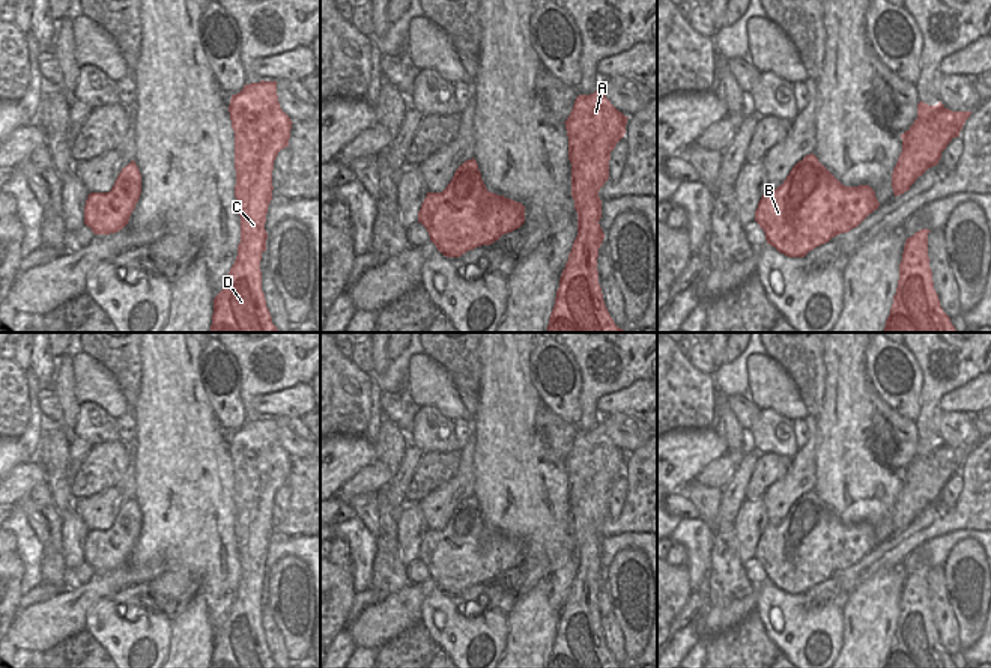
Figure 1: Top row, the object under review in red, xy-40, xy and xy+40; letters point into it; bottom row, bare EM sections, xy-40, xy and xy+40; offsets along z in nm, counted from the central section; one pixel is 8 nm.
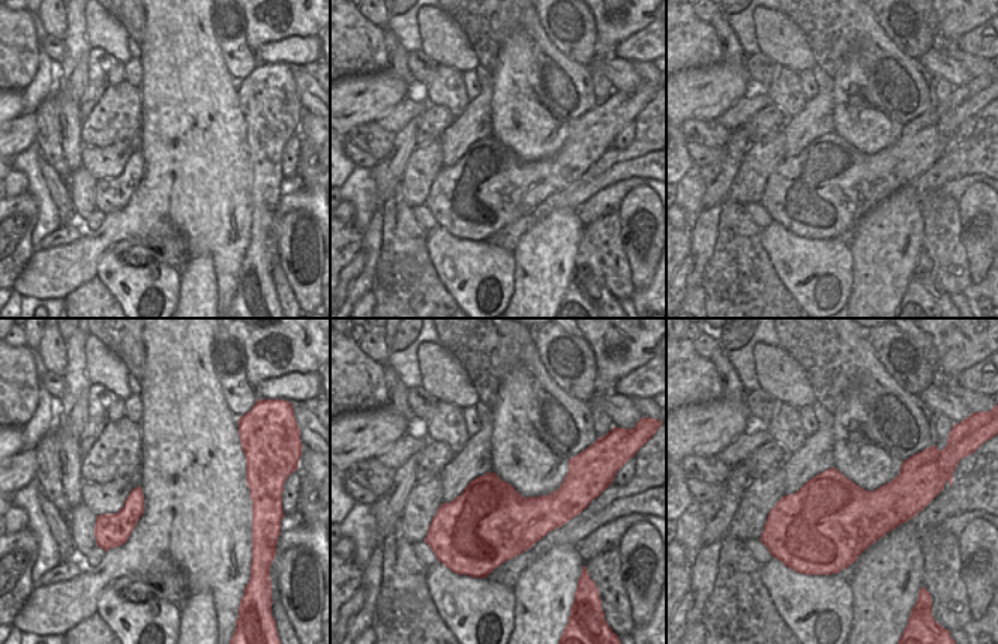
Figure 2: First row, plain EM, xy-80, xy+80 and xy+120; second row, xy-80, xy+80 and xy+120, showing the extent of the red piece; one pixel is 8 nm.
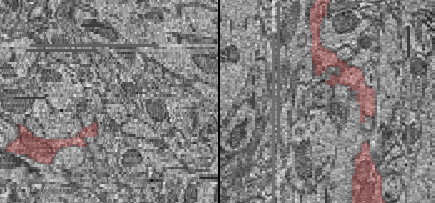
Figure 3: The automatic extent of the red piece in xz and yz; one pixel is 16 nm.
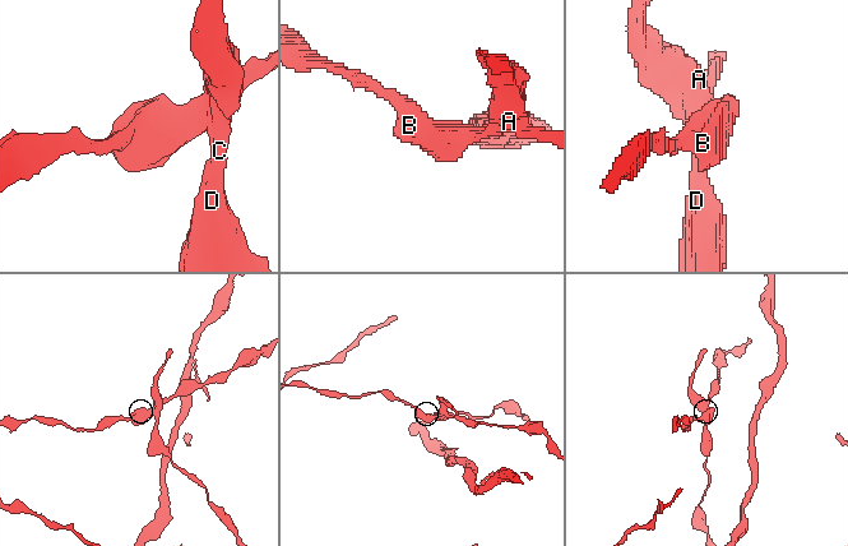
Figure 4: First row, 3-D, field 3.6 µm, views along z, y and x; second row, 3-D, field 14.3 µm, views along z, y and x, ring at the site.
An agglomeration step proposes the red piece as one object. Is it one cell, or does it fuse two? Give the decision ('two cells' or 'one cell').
two cells

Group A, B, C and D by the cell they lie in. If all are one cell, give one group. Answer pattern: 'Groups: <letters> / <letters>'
Groups: A C D / B.

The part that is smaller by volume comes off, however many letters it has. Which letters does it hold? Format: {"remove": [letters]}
{"remove": ["A", "C", "D"]}

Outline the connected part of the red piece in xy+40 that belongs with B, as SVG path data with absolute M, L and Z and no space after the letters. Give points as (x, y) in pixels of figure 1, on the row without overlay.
M814 490L799 498L782 522L767 525L755 548L755 558L765 570L767 581L788 594L805 594L832 575L857 564L878 546L875 528L869 522L842 522Z

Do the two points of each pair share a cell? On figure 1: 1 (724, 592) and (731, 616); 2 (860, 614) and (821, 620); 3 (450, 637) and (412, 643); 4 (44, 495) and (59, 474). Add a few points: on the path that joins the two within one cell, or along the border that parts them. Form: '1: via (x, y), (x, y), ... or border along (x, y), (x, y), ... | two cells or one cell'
1: border along (755, 586), (746, 595), (724, 605), (707, 607) | two cells
2: border along (842, 608), (842, 646), (838, 652) | two cells
3: border along (420, 622), (439, 647) | two cells
4: border along (45, 479), (54, 507), (62, 515) | two cells

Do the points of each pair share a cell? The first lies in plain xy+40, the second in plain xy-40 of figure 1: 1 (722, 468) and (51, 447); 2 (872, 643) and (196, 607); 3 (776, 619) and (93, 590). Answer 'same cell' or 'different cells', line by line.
1: different cells
2: same cell
3: different cells

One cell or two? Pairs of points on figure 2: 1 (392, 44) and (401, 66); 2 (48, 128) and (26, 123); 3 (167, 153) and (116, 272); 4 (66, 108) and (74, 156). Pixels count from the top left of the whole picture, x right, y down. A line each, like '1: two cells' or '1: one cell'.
1: one cell
2: two cells
3: two cells
4: one cell

